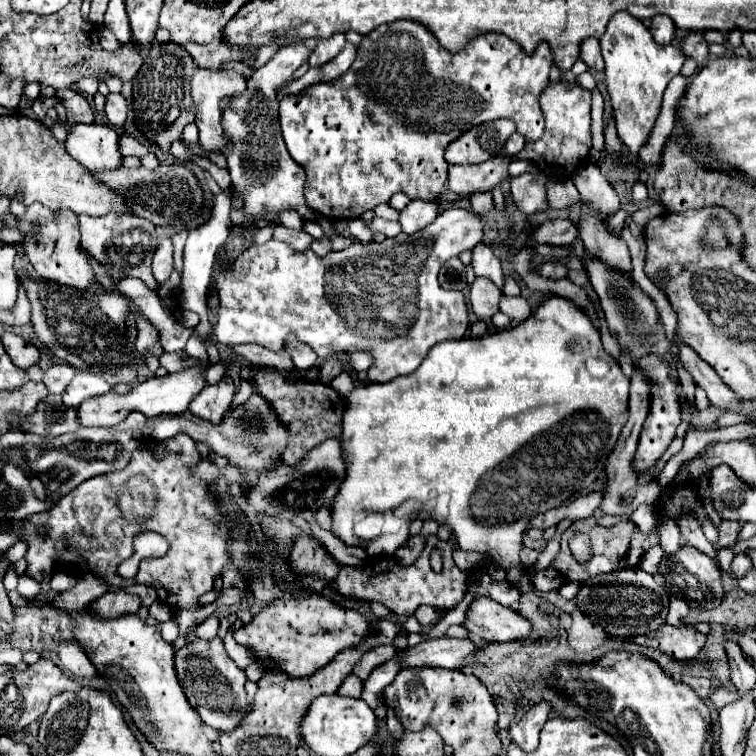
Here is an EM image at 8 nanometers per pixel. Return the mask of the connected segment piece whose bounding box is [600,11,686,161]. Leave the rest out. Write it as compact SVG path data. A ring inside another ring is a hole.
M626 11L612 15L604 35L600 37L600 47L606 63L604 81L614 109L618 137L628 147L634 161L638 161L638 151L642 145L646 145L646 139L650 137L654 121L660 113L662 93L670 79L680 73L686 57L672 45L656 43L650 35L650 29L642 21L630 17Z

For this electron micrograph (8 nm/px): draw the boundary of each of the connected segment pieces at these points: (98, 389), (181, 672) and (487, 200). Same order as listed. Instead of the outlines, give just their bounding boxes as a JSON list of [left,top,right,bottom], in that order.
[[62,371,116,407],[176,639,250,731],[470,193,492,215]]

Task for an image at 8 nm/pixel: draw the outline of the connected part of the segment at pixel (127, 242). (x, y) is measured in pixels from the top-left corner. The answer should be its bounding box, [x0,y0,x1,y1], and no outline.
[80,213,158,289]

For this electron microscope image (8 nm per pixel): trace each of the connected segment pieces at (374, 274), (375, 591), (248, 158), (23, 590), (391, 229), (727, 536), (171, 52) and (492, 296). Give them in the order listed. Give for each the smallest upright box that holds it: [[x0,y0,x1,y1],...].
[[212,209,482,383],[332,537,468,617],[222,41,312,219],[18,575,40,599],[366,217,402,237],[718,521,740,545],[132,43,194,151],[470,277,500,321]]

